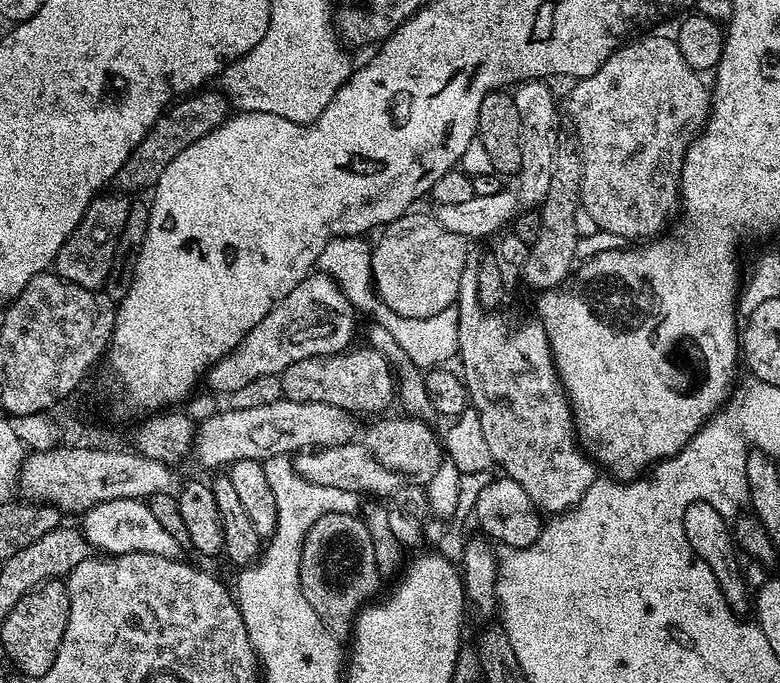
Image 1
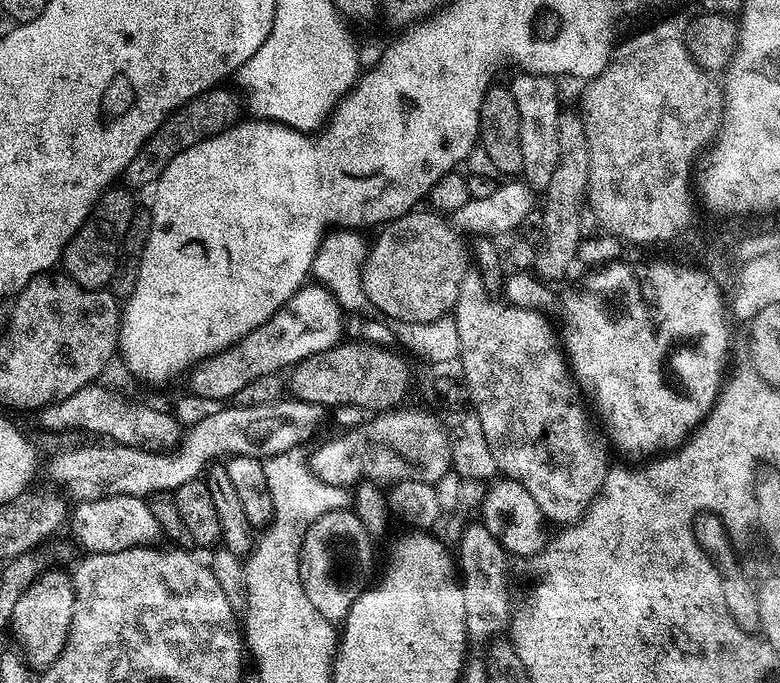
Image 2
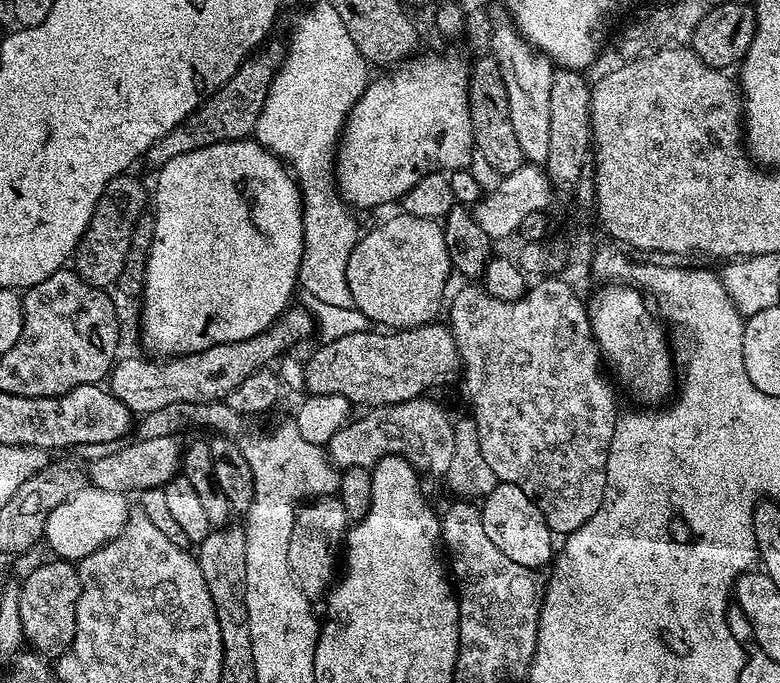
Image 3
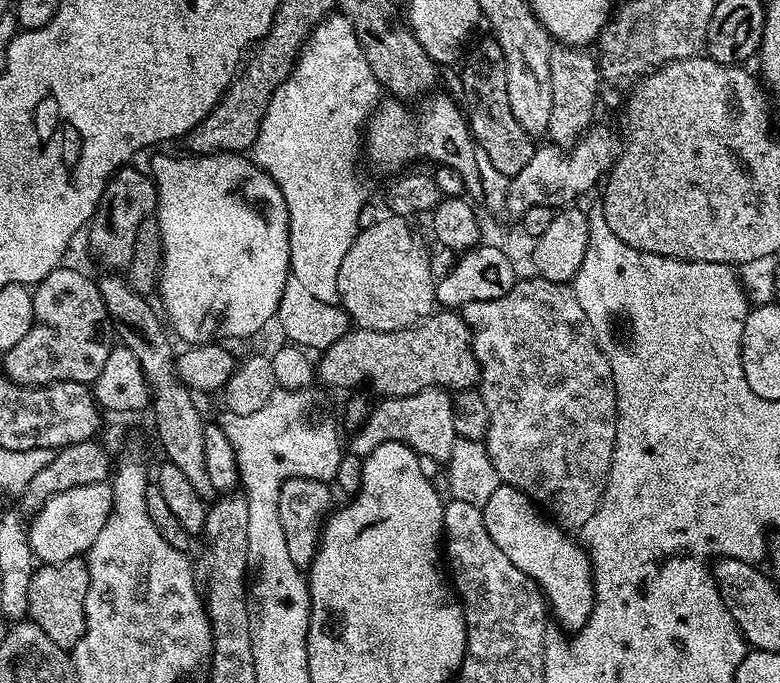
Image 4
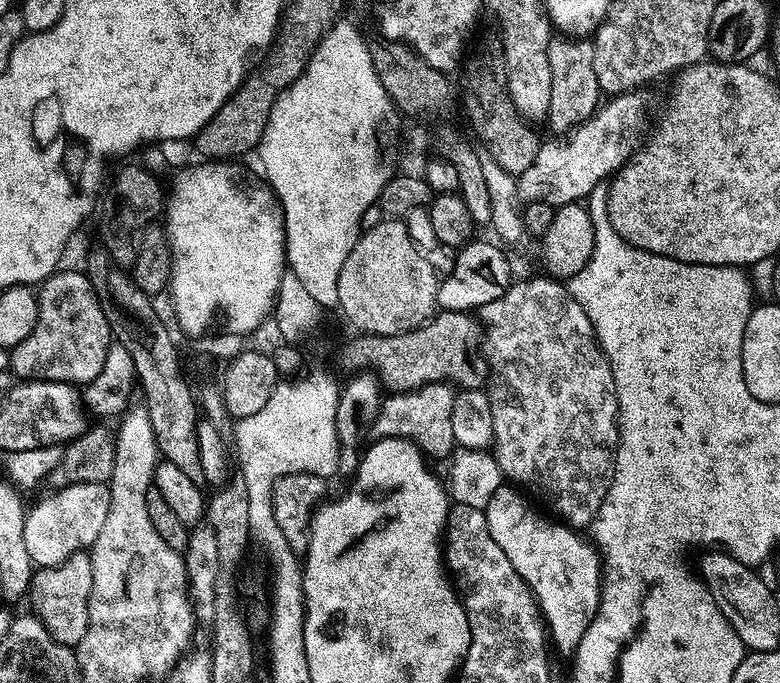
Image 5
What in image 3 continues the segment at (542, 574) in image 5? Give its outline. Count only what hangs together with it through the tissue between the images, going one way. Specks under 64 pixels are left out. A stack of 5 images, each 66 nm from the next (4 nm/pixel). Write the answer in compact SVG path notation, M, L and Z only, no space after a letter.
M497 483L496 489L483 498L479 509L487 536L494 541L494 546L498 546L498 550L502 550L502 554L506 554L506 558L518 562L518 566L526 566L533 570L540 570L543 564L553 563L554 533L548 529L542 510L538 510L538 506L534 506L534 502L526 498L522 490L518 490L518 486Z

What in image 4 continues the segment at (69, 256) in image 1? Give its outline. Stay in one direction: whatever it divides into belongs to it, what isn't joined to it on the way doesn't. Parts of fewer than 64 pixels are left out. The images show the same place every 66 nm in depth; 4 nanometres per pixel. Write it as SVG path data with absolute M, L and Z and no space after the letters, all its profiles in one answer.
M125 166L113 174L100 196L100 201L96 203L96 212L86 225L88 244L108 270L128 269L130 258L134 258L134 238L138 238L138 226L142 226L144 217L157 211L155 180L147 171L139 172L132 167Z

